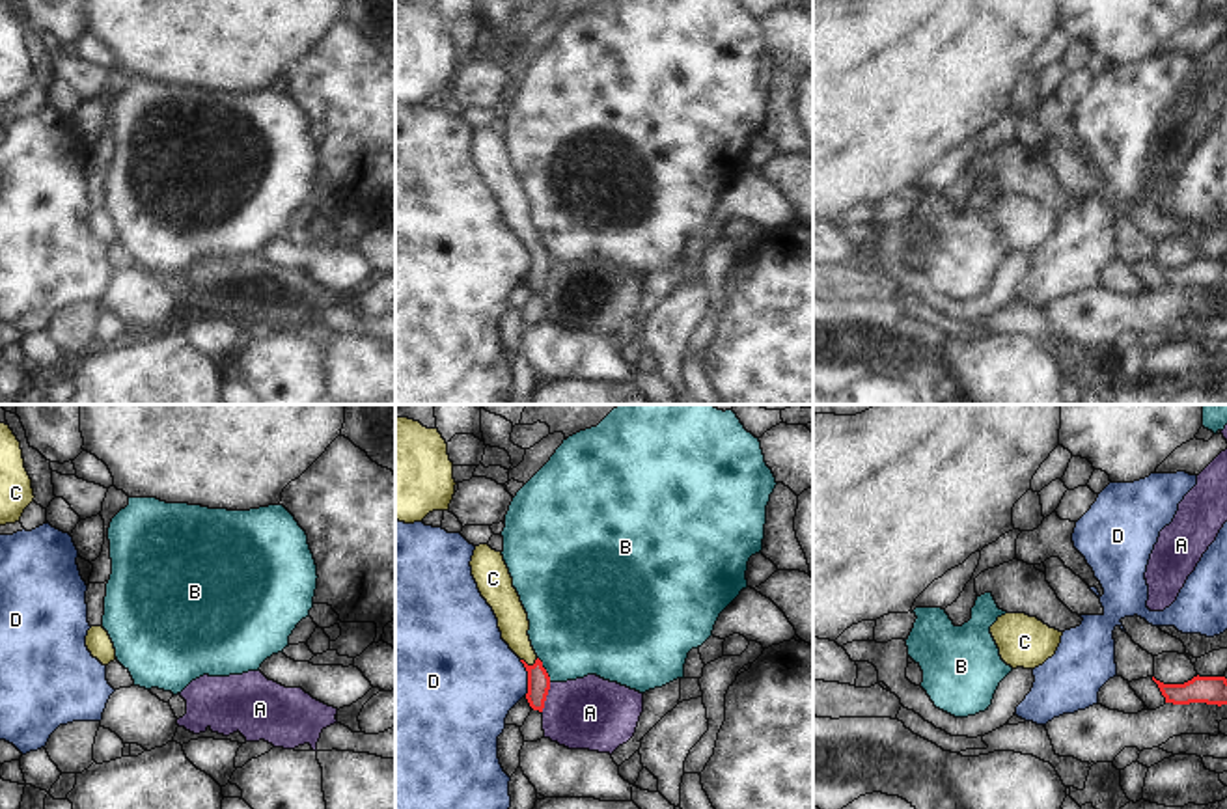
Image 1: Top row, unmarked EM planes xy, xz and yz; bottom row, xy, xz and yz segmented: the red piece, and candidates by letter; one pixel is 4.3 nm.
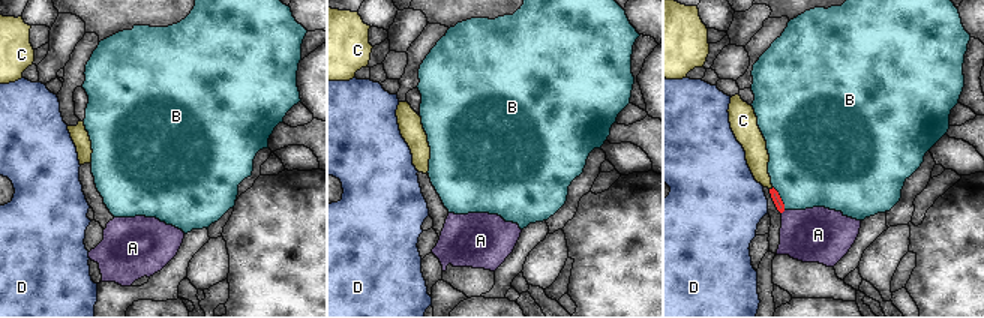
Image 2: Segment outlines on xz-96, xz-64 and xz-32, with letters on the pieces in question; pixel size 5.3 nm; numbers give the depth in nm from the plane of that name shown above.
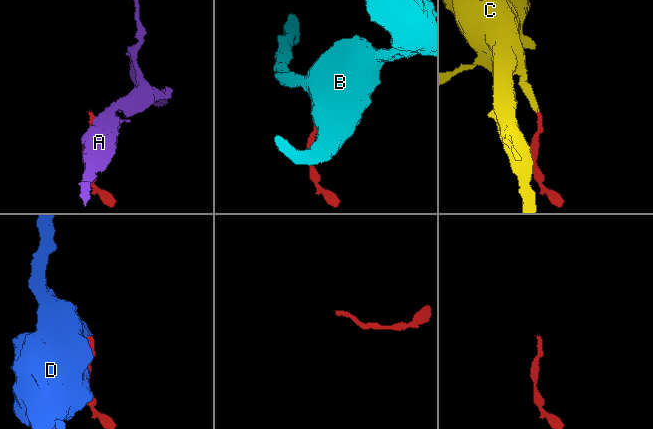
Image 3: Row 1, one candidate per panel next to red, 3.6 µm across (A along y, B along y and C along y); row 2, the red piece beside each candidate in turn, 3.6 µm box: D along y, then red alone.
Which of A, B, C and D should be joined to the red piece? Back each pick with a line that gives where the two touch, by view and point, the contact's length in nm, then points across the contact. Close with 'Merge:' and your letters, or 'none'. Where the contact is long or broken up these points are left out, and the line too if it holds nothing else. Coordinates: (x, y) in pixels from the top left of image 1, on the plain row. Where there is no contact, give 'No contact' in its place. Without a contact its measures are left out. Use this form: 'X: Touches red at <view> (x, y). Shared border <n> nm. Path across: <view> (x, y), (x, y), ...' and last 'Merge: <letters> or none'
C: Touches red at xz (530, 248). Shared border 80 nm. Path across: xz (537, 261), (530, 248), (515, 219), (513, 205)
Merge: C.

